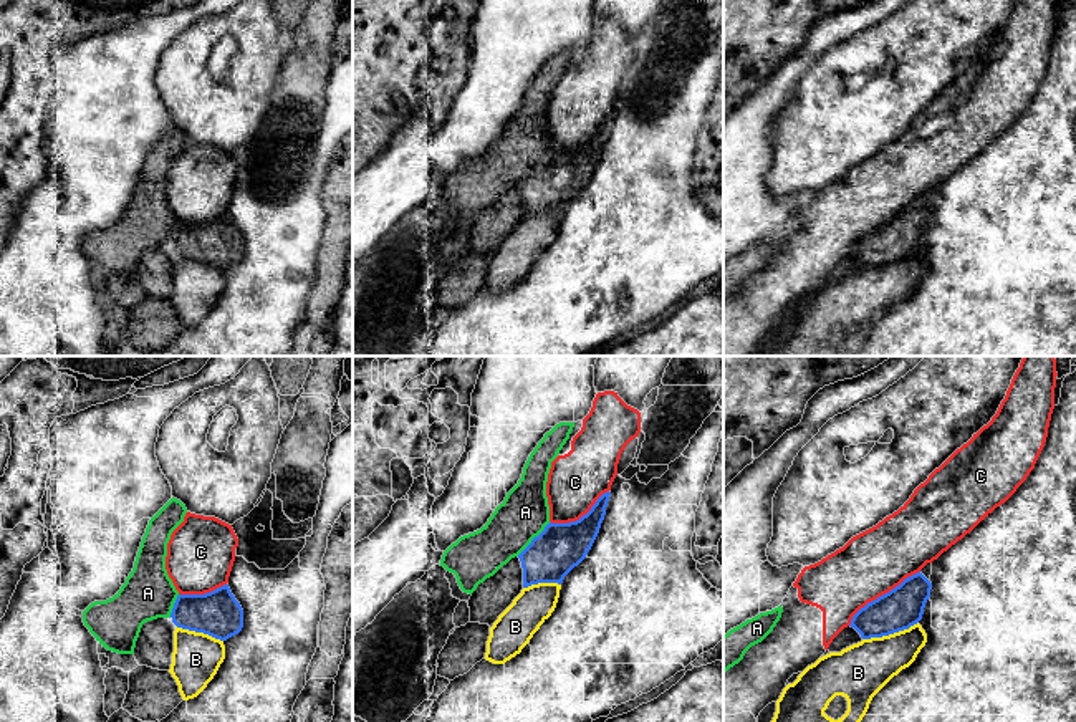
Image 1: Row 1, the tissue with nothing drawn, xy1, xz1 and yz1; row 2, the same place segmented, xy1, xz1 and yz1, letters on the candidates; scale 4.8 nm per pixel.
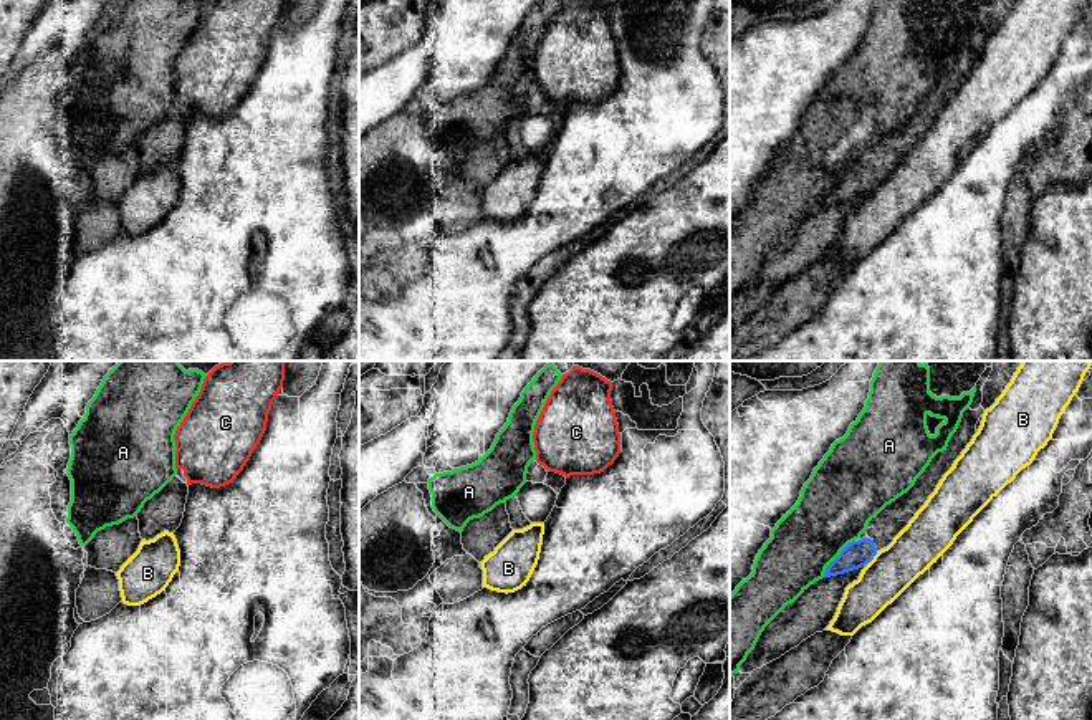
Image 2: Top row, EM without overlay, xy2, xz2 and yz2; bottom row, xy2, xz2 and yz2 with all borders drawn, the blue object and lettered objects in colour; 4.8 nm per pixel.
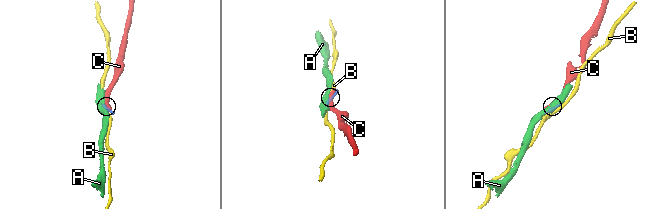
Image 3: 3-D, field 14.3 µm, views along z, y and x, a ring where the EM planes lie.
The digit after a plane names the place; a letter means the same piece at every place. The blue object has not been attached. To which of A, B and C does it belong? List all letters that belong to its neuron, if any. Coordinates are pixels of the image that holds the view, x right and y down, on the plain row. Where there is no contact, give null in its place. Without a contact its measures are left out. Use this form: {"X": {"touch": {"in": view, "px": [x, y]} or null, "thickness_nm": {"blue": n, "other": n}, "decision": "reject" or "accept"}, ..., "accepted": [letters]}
{"A": {"touch": {"in": "yz2", "px": [836, 187]}, "thickness_nm": {"blue": 130, "other": 360}, "decision": "reject"}, "B": {"touch": {"in": "yz1", "px": [889, 262]}, "thickness_nm": {"blue": 200, "other": 280}, "decision": "reject"}, "C": {"touch": {"in": "yz1", "px": [883, 224]}, "thickness_nm": {"blue": 200, "other": 320}, "decision": "reject"}, "accepted": []}

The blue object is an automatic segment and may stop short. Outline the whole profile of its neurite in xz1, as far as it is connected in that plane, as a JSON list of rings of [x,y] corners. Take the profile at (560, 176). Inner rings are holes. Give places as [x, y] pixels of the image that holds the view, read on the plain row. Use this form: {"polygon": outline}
{"polygon": [[[611,121],[603,123],[591,139],[576,151],[548,152],[545,159],[518,184],[523,197],[523,217],[538,212],[561,214],[591,179]]]}

